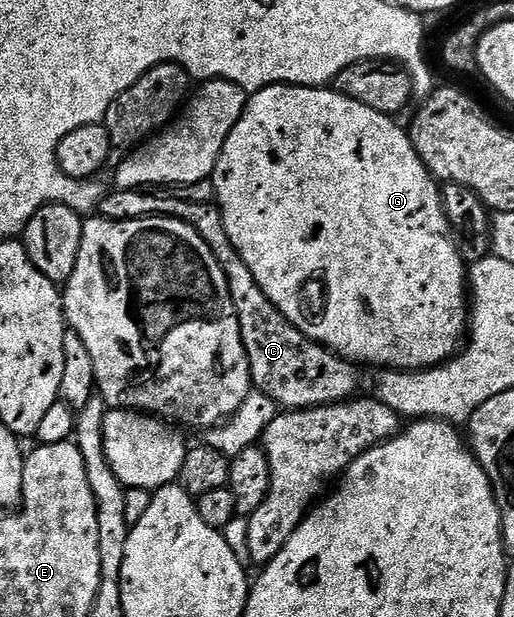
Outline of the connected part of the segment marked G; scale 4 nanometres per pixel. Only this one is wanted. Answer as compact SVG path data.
M270 85L264 89L259 89L256 93L248 96L247 106L237 123L237 127L233 127L229 139L225 139L225 147L221 147L221 155L217 159L217 167L213 174L215 201L217 202L219 214L223 216L225 231L229 235L233 247L237 247L241 259L245 259L245 267L249 267L249 271L253 271L253 279L257 279L261 291L265 291L265 295L273 303L273 307L277 307L277 311L281 311L281 315L285 315L285 319L289 319L289 323L293 323L293 327L297 327L297 331L301 331L309 339L317 342L318 345L325 346L331 352L336 353L338 357L359 367L364 367L363 365L380 365L378 368L383 371L431 369L434 365L441 365L450 361L456 353L460 352L461 346L464 344L465 334L469 329L469 269L463 260L463 256L459 253L459 248L455 245L455 238L451 236L451 225L447 221L447 216L443 210L443 194L440 182L431 176L430 171L425 167L425 163L417 155L408 130L404 126L402 129L395 121L398 120L394 116L381 111L373 111L373 107L365 107L365 103L357 103L351 97L347 97L331 87Z

